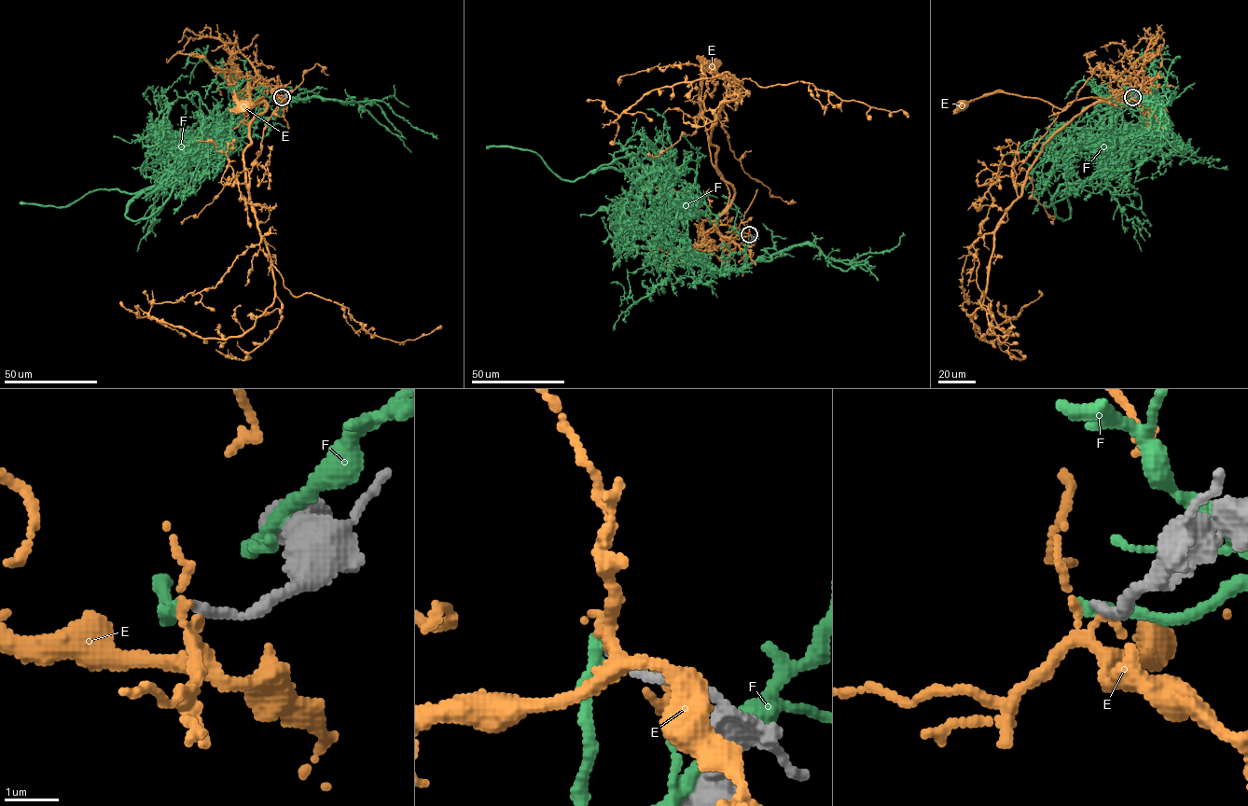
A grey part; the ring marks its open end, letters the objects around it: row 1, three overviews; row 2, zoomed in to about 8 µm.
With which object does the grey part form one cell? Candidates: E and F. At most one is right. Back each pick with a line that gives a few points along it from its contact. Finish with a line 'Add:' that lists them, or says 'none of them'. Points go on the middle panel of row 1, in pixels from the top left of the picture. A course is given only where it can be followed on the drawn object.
Add: none of them

